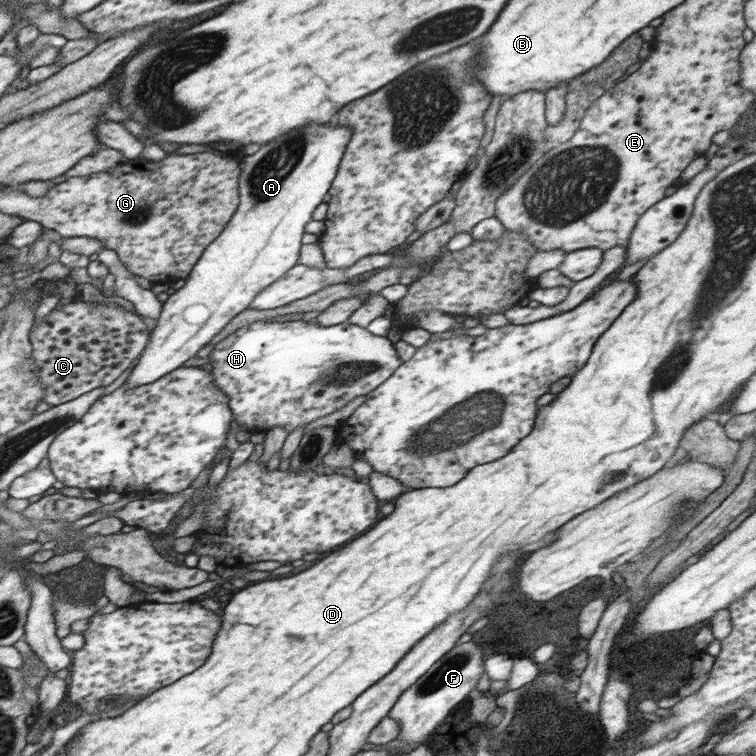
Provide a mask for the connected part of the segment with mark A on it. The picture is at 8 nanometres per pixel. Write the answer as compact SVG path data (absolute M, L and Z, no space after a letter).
M308 123L274 138L261 146L258 152L241 159L238 208L218 238L207 246L184 286L163 303L156 326L152 330L152 340L140 356L140 363L132 368L123 383L126 389L152 384L182 367L186 360L196 356L200 348L206 346L216 334L220 334L232 318L248 308L258 293L299 263L305 226L312 220L316 207L324 202L324 196L329 194L350 138L352 127L348 125Z

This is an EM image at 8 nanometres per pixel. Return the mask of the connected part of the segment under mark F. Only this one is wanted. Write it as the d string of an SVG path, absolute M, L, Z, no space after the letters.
M473 641L454 646L408 690L402 692L388 714L400 723L398 739L420 746L425 742L425 738L444 722L450 710L462 700L466 700L485 673L483 649L484 645Z

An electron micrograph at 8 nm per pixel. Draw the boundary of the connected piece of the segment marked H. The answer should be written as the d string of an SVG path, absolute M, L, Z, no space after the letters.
M270 320L248 324L218 342L209 355L208 363L212 364L214 383L224 393L228 393L234 426L240 429L254 427L252 433L255 433L259 430L269 431L274 426L282 426L287 432L291 432L325 417L348 405L356 397L367 396L372 390L380 387L380 384L392 376L402 364L402 360L388 337L376 336L367 328L349 321L332 326L320 326L314 320Z

